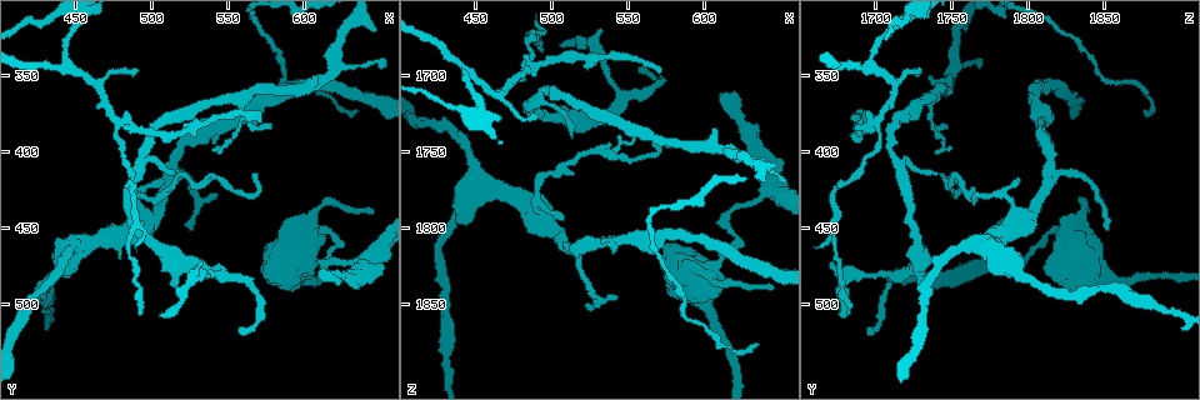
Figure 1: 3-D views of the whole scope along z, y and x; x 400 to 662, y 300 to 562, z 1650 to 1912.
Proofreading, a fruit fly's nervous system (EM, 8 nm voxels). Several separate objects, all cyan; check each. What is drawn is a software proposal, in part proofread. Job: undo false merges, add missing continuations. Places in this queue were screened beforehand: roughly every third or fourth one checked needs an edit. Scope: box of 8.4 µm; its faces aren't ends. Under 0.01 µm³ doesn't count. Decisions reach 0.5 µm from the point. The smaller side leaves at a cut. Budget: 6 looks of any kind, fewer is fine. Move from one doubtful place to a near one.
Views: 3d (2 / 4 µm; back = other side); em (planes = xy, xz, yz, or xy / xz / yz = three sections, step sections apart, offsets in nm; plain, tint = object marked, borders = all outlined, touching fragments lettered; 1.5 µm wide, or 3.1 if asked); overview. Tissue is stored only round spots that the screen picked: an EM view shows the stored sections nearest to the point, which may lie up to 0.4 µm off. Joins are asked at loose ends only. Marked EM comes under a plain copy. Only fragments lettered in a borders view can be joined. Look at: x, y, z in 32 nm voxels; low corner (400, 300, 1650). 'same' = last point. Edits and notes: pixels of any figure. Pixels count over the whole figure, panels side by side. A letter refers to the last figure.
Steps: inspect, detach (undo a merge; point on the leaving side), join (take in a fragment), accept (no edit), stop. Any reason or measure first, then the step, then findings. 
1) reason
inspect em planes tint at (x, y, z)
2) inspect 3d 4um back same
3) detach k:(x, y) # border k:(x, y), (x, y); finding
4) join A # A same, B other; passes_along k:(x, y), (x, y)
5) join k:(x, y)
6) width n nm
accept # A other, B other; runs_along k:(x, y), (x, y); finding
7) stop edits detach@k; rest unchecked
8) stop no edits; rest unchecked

arms part here
inspect 3d 4um at (644, 474, 1774)

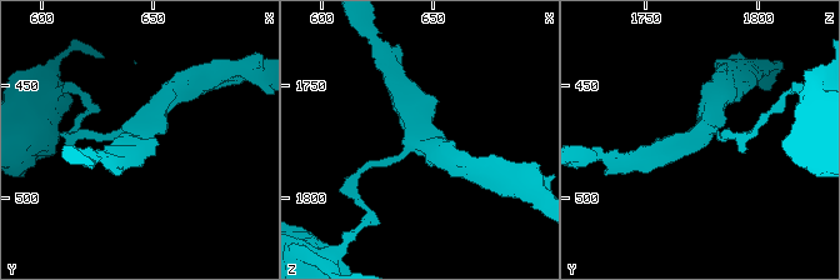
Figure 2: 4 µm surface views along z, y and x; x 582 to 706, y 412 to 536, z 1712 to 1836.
arms 3; shape alone is not enough
inspect em planes tint at (643, 472, 1774)

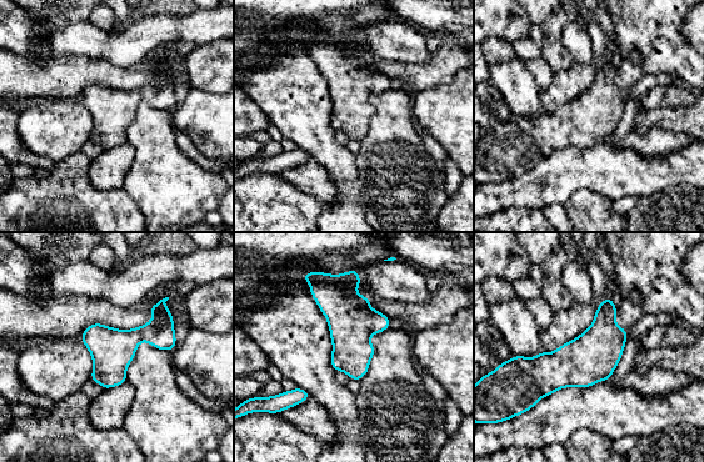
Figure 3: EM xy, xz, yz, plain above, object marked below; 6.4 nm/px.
what lies round it
inspect em planes borders same

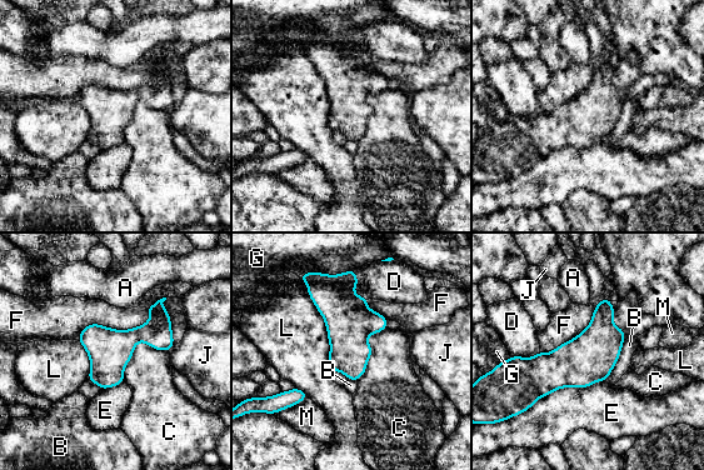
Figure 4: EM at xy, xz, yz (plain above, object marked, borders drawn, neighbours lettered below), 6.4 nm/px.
accept # A other, B other, C other, D other, E other, F other, G other, J other, L other, M other; border 4:(168, 350), (140, 340), (123, 380); one neuron here

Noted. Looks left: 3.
tapers out
inspect 3d 2um back at (556, 516, 1692)

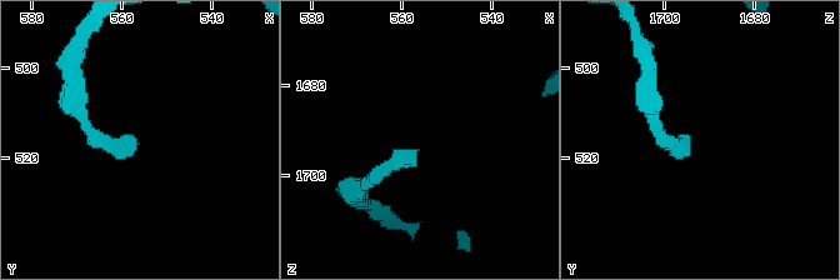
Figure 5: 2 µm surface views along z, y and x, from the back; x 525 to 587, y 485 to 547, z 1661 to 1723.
shape alone is not enough
inspect em xy step 8 borders at (557, 515, 1695)

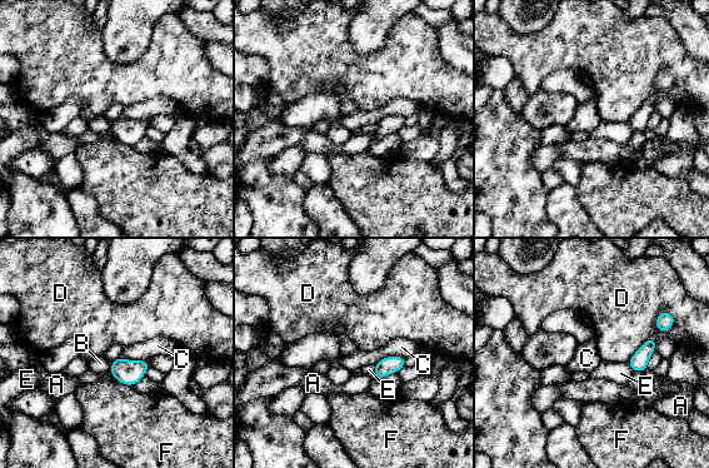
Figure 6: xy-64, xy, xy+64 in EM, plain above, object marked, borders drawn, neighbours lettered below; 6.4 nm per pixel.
another direction
inspect em planes borders same

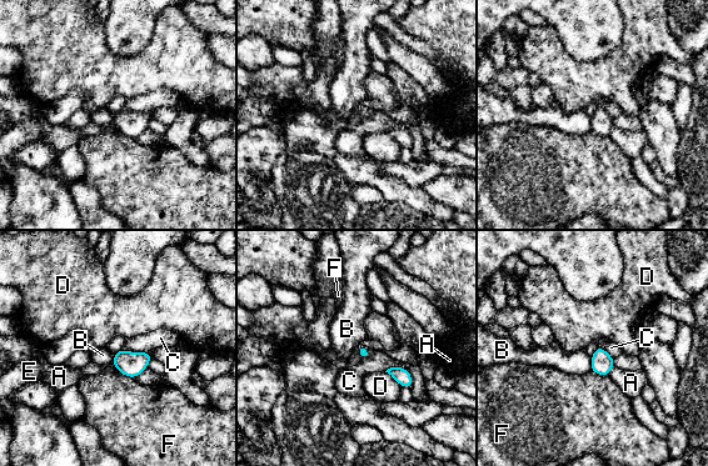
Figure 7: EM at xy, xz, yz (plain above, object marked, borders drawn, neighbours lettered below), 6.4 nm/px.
width 70 nm
accept # A other, B other, C other, D other, E other, F other; border 7:(589, 357), (591, 370); no lettered fragment goes on from it

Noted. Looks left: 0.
stop no edits; rest unchecked

